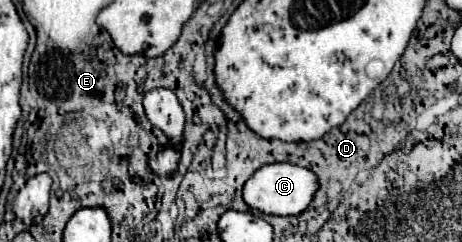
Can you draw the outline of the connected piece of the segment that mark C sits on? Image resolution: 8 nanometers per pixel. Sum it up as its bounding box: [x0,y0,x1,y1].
[243,162,319,216]

